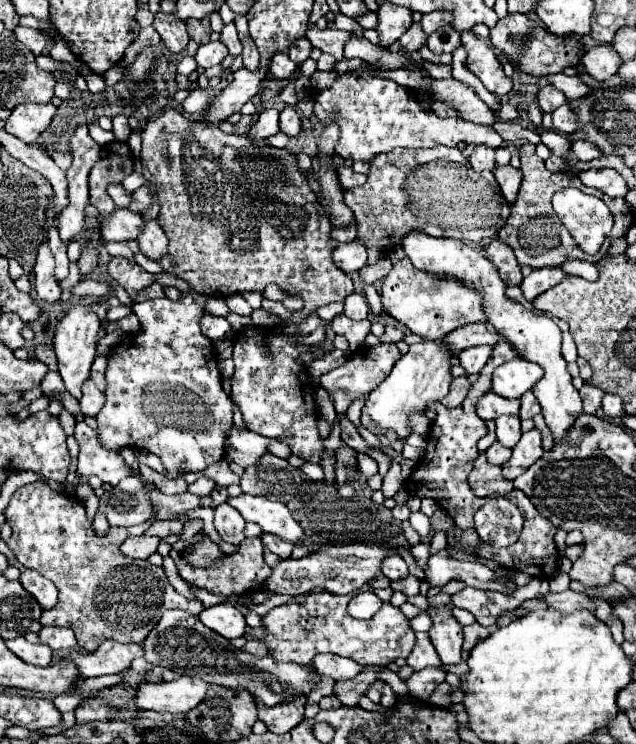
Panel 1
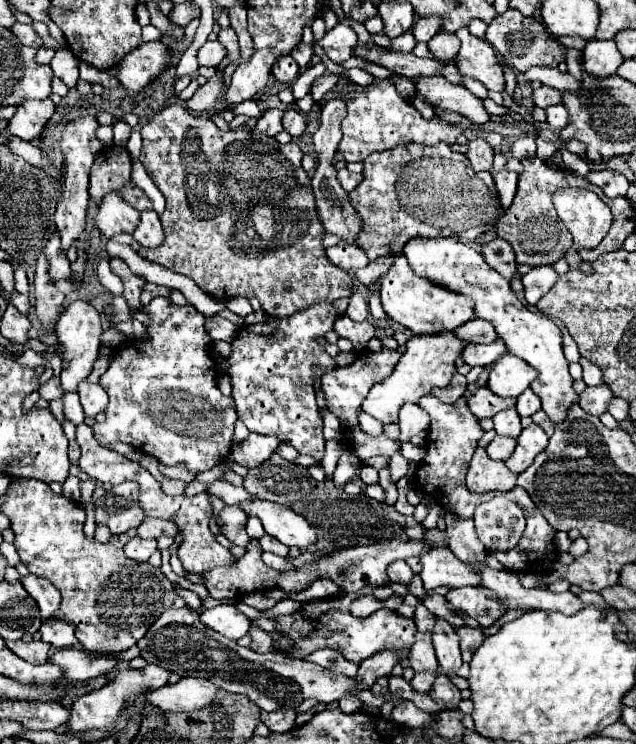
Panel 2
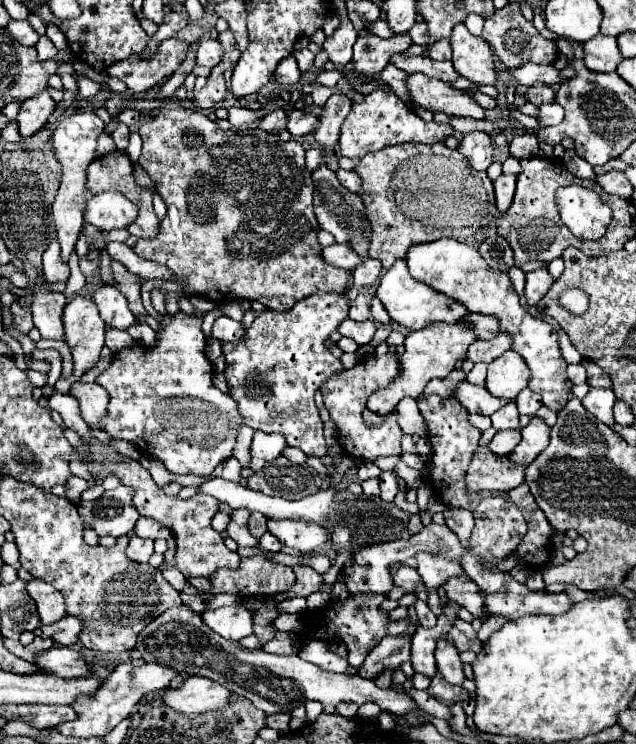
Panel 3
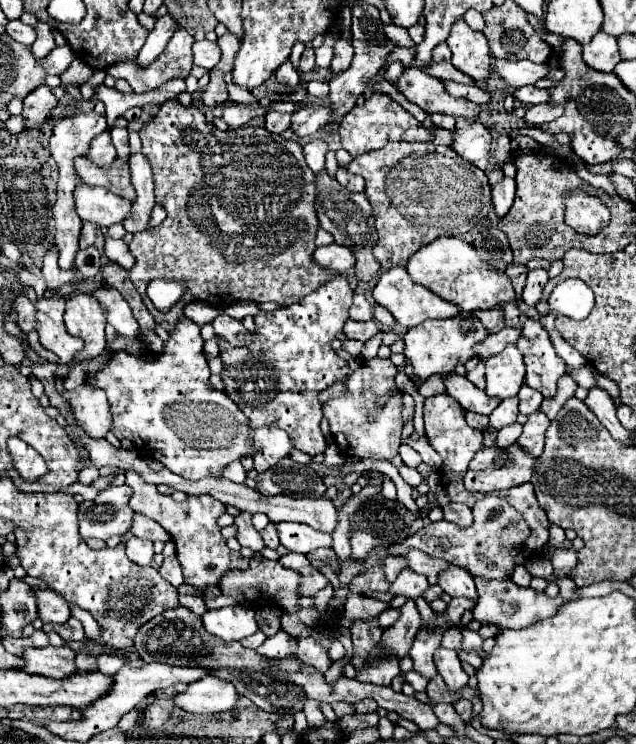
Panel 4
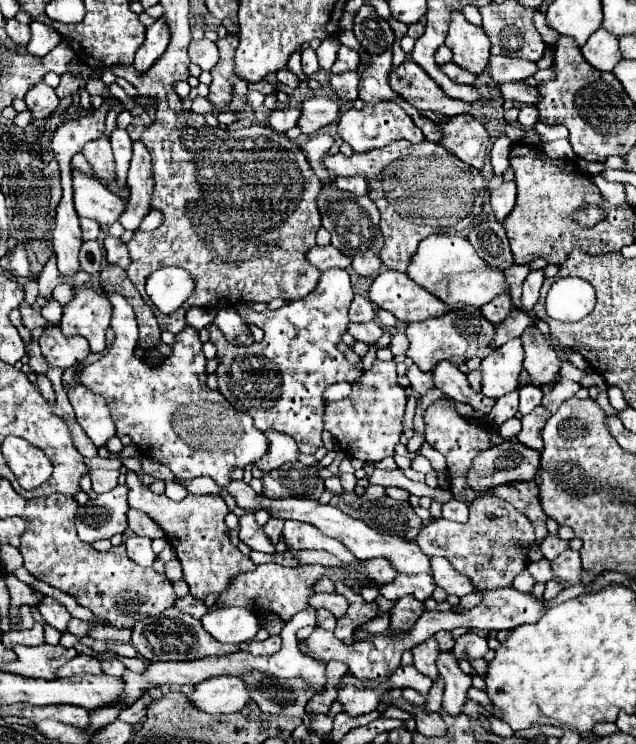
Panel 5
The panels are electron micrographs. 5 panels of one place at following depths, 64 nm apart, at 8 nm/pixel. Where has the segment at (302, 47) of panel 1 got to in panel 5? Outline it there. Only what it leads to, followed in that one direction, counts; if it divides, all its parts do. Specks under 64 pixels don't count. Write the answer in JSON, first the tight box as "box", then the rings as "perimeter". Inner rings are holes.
{"box":[302,48,320,76],"perimeter":[[[306,48],[302,52],[302,72],[306,76],[312,76],[314,72],[318,72],[320,66],[318,66],[318,58],[316,58],[316,52],[312,48]]]}

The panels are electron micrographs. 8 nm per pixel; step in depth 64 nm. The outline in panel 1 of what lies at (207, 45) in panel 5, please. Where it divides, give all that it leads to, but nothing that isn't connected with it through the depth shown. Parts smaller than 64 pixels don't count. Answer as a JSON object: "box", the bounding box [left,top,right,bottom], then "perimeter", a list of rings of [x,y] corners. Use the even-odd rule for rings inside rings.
{"box":[194,40,228,68],"perimeter":[[[210,40],[208,44],[202,44],[202,46],[198,48],[198,52],[196,52],[194,58],[196,58],[198,66],[210,68],[210,66],[214,66],[214,64],[220,64],[226,54],[228,54],[228,48],[224,48],[224,44],[222,44],[220,40],[216,40],[216,42]]]}

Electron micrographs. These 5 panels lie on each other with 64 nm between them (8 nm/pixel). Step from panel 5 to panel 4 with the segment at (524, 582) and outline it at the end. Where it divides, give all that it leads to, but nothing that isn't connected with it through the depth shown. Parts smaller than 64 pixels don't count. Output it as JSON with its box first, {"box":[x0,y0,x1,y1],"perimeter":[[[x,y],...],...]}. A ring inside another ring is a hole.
{"box":[512,566,532,588],"perimeter":[[[518,566],[516,568],[516,572],[512,574],[512,582],[514,584],[518,584],[520,588],[524,588],[524,586],[530,586],[530,582],[532,582],[532,576],[530,576],[530,572],[526,570],[526,566]]]}

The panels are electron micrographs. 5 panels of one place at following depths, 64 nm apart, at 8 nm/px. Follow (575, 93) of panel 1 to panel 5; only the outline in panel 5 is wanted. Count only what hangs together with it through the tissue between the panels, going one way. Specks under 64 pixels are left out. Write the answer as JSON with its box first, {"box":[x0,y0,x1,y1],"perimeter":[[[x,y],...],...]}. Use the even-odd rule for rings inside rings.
{"box":[486,56,538,82],"perimeter":[[[490,56],[486,70],[494,82],[522,82],[528,76],[532,76],[538,68],[530,60],[510,56]]]}

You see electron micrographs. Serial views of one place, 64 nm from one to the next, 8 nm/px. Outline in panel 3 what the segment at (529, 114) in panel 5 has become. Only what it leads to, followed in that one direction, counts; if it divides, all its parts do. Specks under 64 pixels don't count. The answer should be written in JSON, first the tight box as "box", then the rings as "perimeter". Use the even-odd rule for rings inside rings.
{"box":[536,104,564,126],"perimeter":[[[542,104],[538,106],[538,116],[536,120],[544,126],[552,126],[552,124],[560,124],[560,120],[564,118],[564,108],[560,104]]]}

